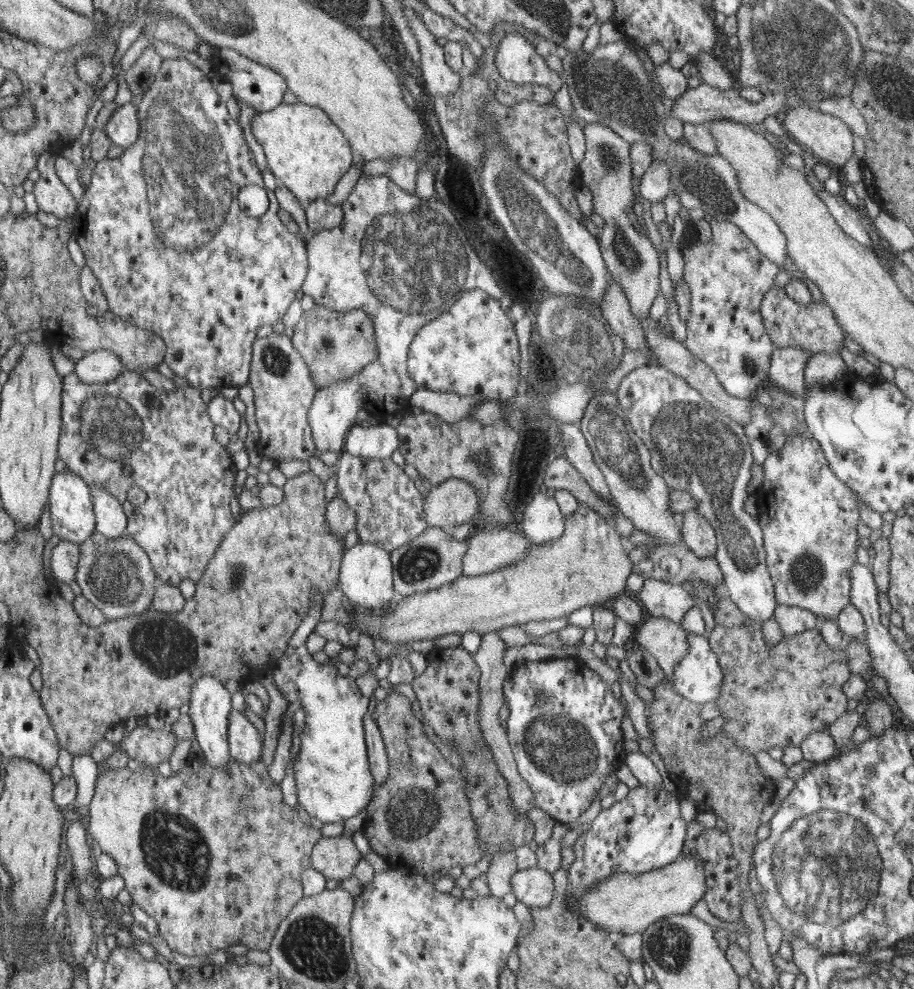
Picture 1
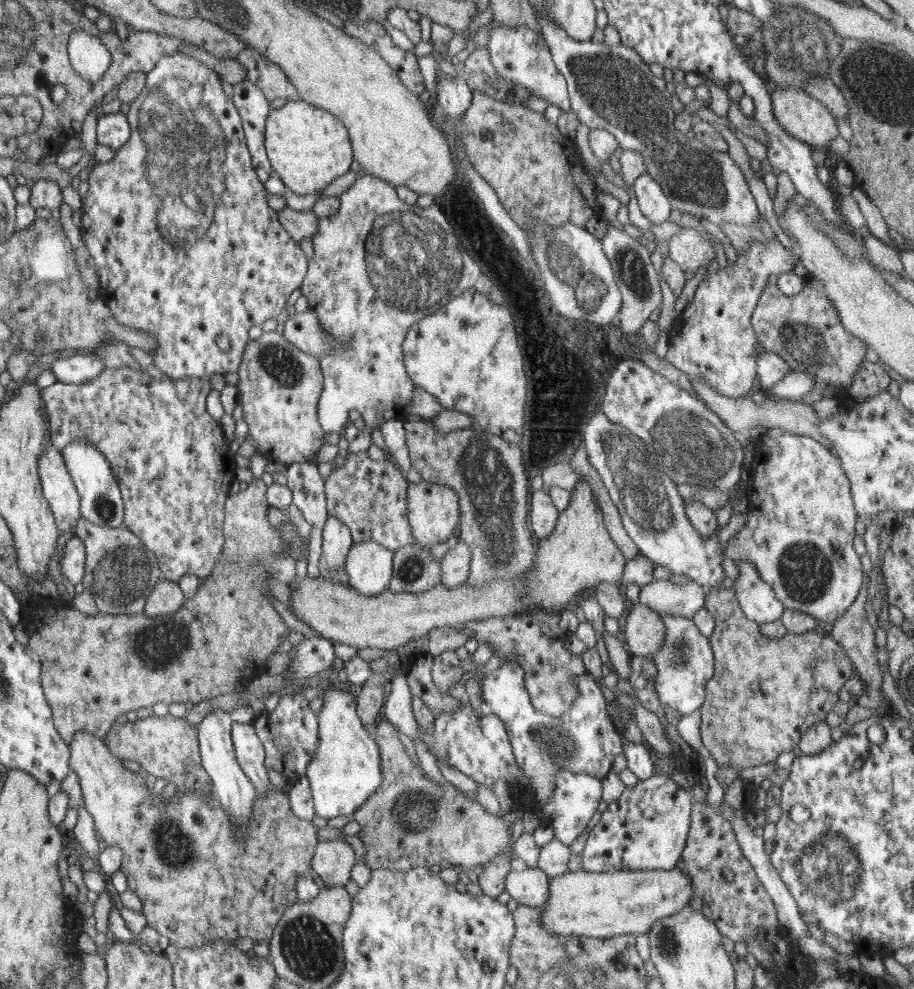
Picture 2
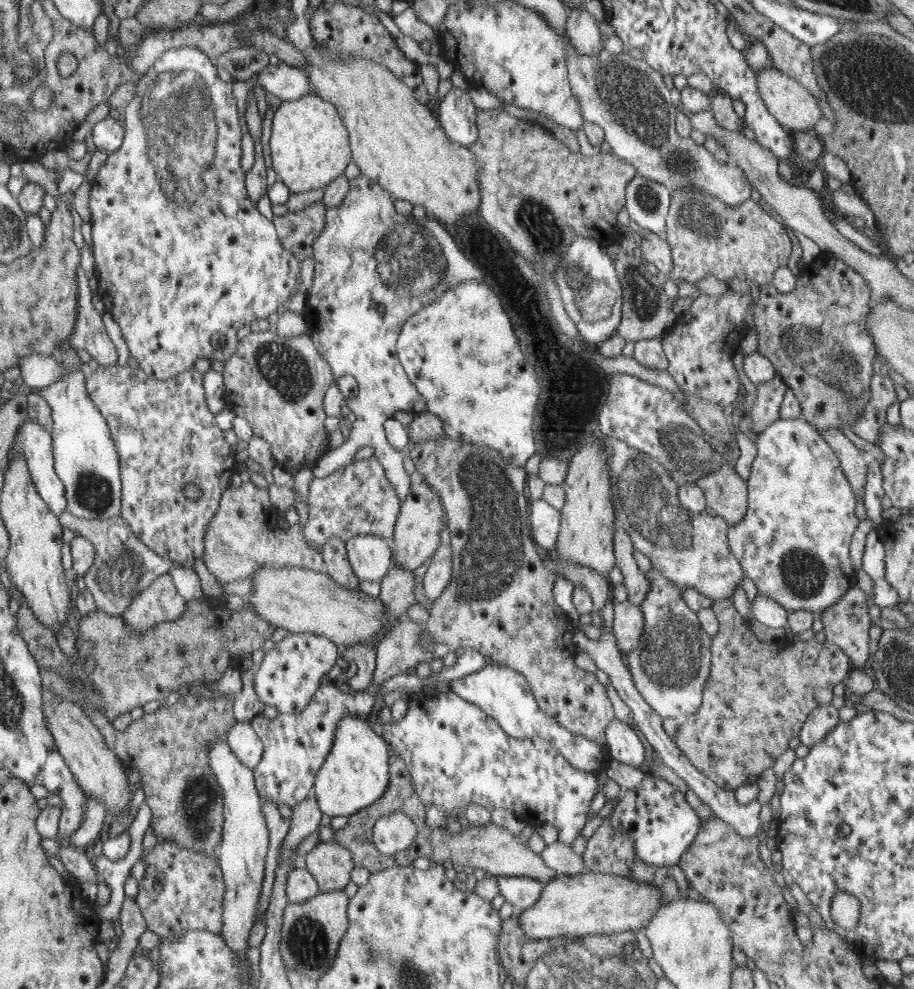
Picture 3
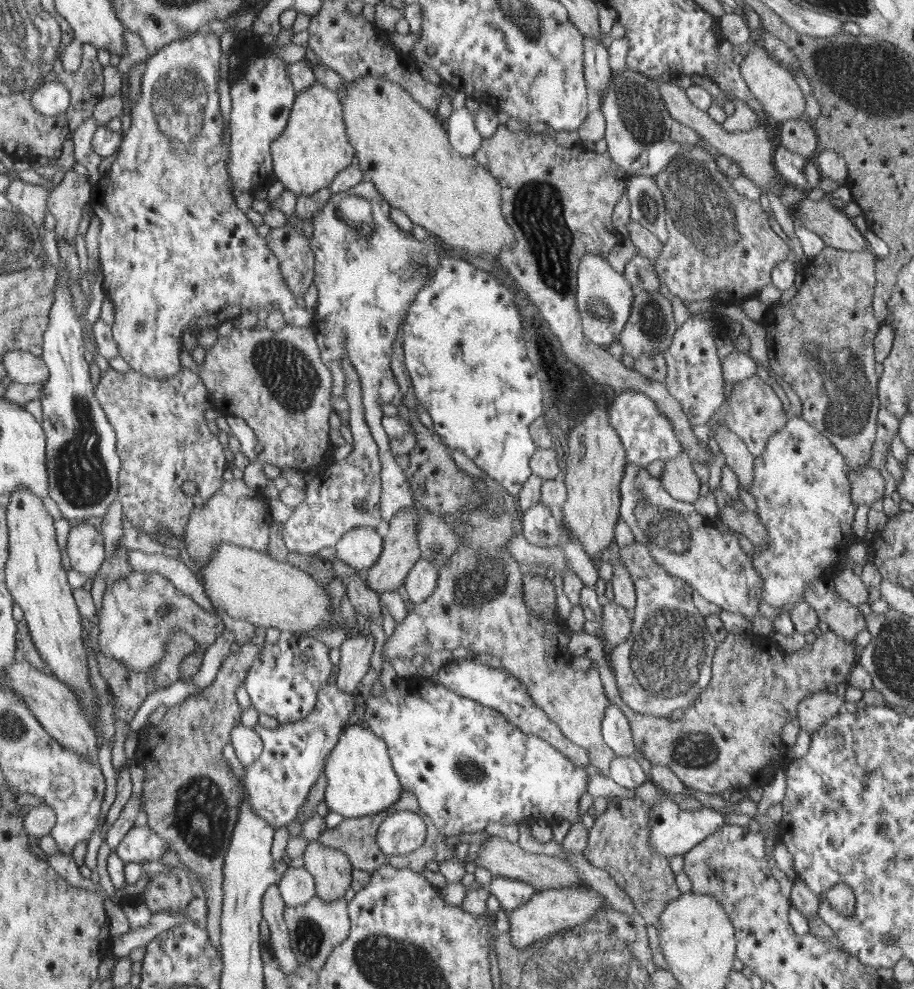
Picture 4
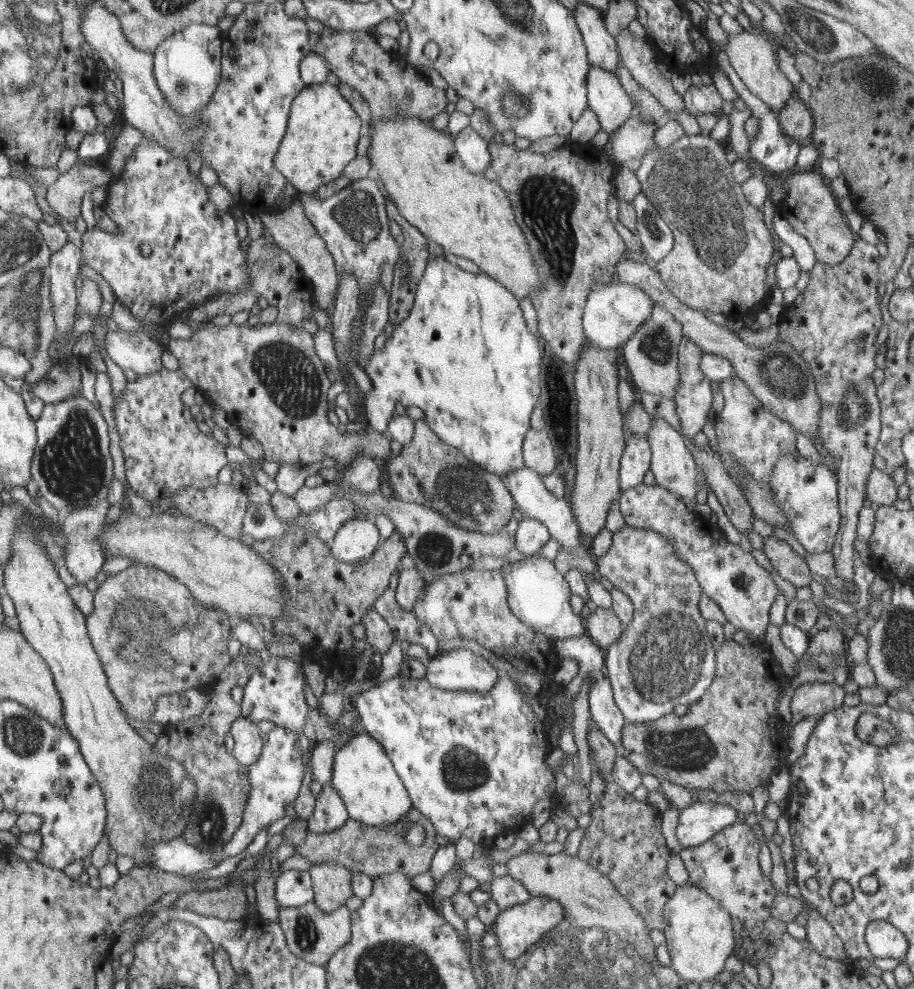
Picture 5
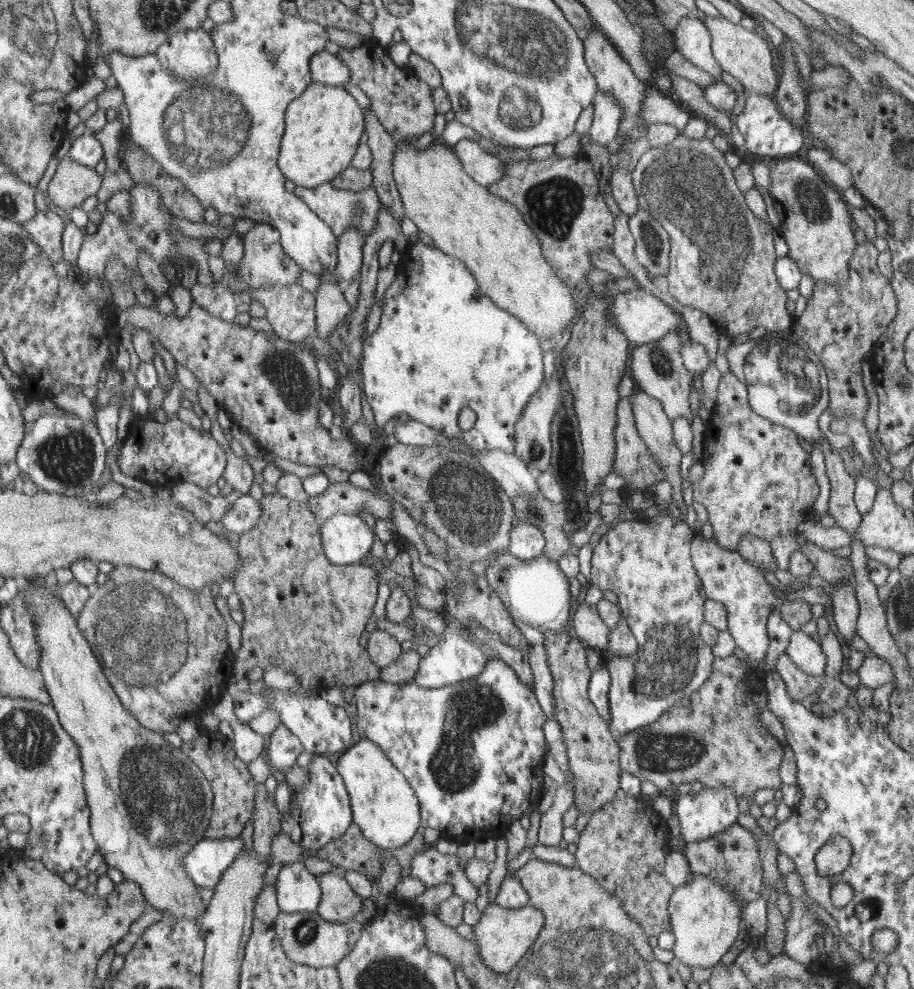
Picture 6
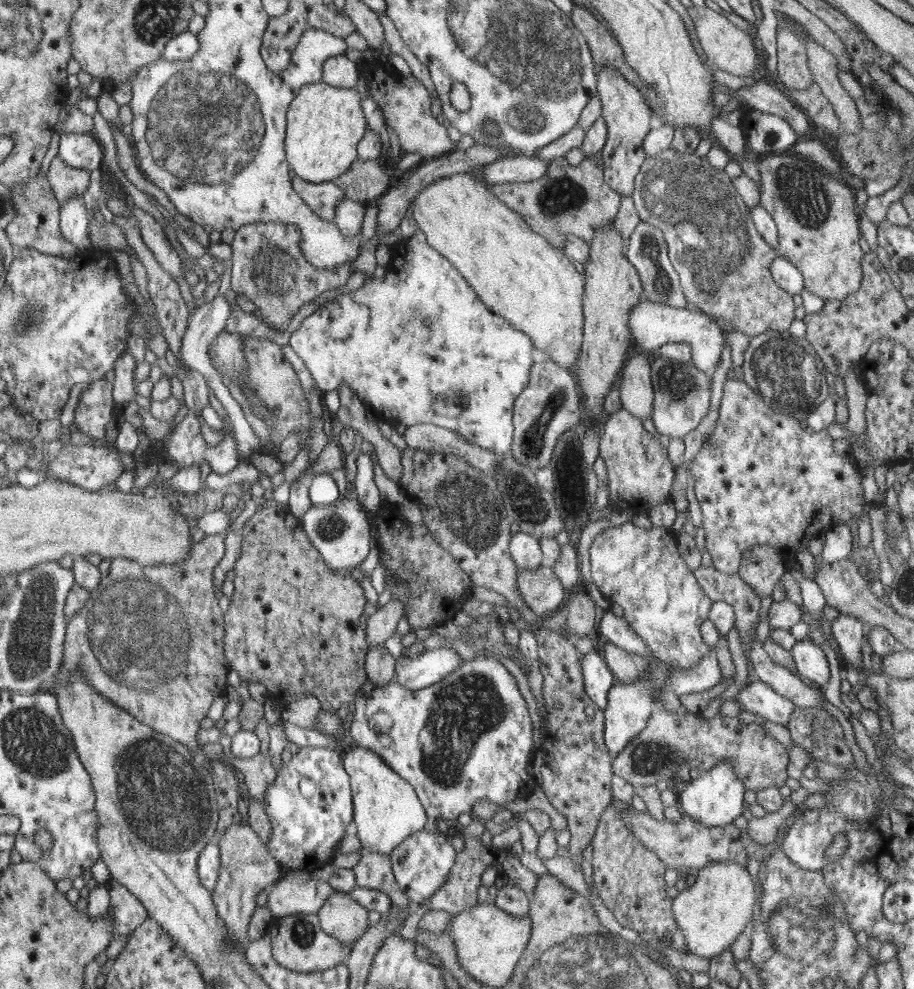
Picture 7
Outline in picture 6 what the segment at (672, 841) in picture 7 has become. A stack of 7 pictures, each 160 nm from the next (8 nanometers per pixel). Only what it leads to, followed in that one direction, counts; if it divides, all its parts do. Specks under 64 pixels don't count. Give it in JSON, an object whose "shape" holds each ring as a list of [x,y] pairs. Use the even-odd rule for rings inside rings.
{"shape":[[[742,821],[730,825],[706,840],[688,842],[685,858],[690,863],[694,876],[700,874],[712,877],[718,884],[727,884],[735,888],[735,894],[741,900],[739,904],[742,908],[742,917],[744,907],[748,902],[760,898],[764,876],[759,857],[759,845]]]}

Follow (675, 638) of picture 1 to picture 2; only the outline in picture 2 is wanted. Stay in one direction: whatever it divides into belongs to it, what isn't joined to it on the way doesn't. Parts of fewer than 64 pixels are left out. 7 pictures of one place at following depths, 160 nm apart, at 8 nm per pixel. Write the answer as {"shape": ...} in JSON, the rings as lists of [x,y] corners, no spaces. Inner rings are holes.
{"shape":[[[636,602],[626,618],[623,648],[636,656],[652,656],[667,639],[667,625],[659,612]]]}

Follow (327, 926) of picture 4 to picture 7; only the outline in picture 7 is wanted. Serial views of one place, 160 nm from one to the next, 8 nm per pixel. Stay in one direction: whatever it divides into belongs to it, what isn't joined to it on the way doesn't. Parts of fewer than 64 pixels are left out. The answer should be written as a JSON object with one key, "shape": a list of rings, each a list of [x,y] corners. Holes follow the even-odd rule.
{"shape":[[[296,913],[284,918],[275,917],[267,927],[266,934],[271,936],[274,958],[281,967],[293,971],[326,971],[345,962],[353,946],[345,945],[335,936],[322,929],[317,913]]]}

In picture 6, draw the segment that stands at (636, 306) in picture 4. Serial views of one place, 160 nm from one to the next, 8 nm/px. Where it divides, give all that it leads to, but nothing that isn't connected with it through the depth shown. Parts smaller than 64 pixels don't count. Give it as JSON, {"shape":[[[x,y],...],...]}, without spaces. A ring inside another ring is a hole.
{"shape":[[[676,331],[668,333],[666,337],[635,345],[632,349],[630,375],[634,384],[646,394],[658,399],[664,412],[673,422],[680,417],[688,417],[692,422],[693,415],[690,411],[690,388],[693,385],[692,372],[683,365],[681,355],[681,337]]]}

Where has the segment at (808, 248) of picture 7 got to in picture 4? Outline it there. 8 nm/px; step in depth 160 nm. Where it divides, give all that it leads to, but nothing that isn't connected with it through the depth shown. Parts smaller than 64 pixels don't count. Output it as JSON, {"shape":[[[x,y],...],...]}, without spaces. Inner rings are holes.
{"shape":[[[806,196],[798,205],[798,224],[815,232],[826,246],[841,251],[858,251],[869,248],[867,240],[853,220],[830,203],[830,198],[812,201]]]}

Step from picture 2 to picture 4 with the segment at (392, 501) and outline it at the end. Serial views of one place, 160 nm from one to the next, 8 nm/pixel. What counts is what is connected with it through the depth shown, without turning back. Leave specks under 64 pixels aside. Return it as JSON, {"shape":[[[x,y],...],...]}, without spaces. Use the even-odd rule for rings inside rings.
{"shape":[[[345,357],[341,358],[341,367],[345,372],[347,381],[345,382],[344,398],[349,402],[350,419],[347,425],[351,428],[354,449],[350,455],[342,461],[327,463],[326,469],[317,472],[316,476],[307,482],[305,499],[297,504],[289,520],[282,524],[283,540],[288,551],[303,553],[304,555],[316,555],[323,548],[335,547],[338,540],[357,527],[384,528],[382,516],[380,516],[379,502],[381,497],[381,460],[379,459],[379,448],[371,435],[369,426],[364,420],[364,409],[361,403],[361,388],[356,371],[352,363]]]}

